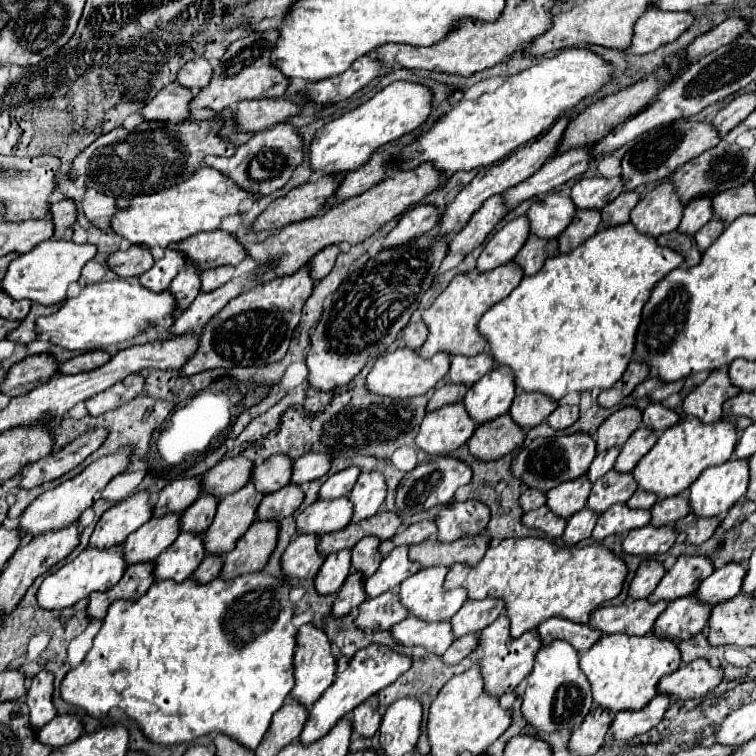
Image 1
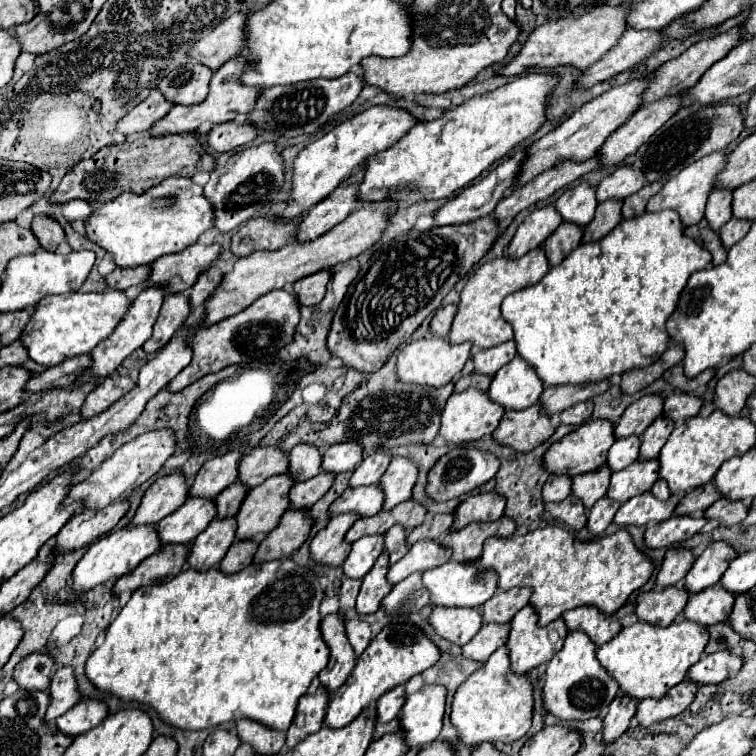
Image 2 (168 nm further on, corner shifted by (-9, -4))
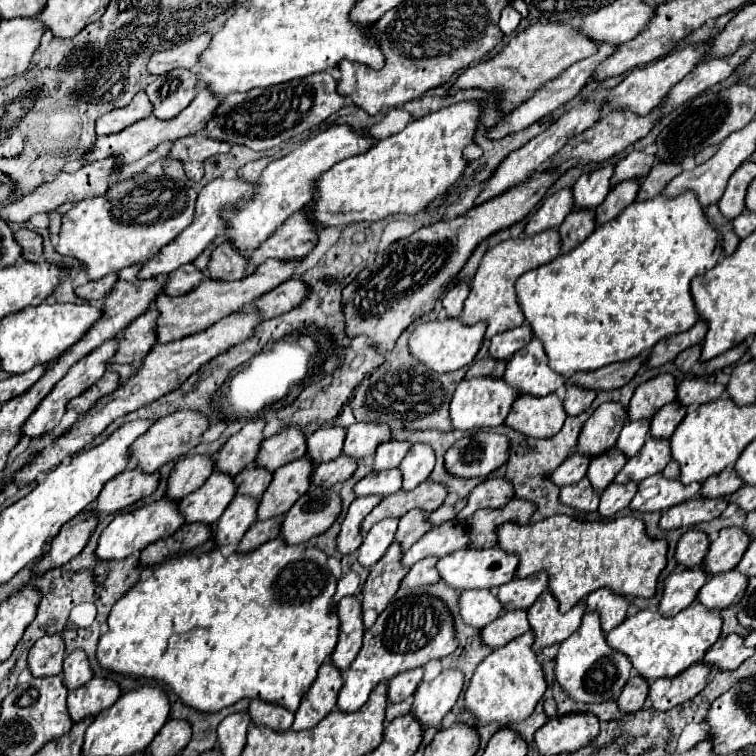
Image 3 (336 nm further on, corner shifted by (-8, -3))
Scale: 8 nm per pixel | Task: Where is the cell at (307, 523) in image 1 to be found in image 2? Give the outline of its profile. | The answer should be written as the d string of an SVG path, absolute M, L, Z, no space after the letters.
M379 484L371 486L359 486L359 488L347 488L333 504L331 514L343 514L343 512L357 512L363 518L373 516L383 508L383 490Z

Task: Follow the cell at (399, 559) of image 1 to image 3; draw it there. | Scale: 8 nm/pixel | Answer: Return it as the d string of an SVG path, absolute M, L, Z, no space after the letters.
M454 521L444 523L442 527L432 527L420 541L416 541L402 557L404 567L412 567L414 563L426 557L446 557L468 545L466 525L458 525Z

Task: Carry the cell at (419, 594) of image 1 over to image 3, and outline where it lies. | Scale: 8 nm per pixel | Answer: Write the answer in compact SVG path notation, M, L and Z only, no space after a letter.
M490 547L490 549L458 549L442 559L438 559L436 569L440 573L440 579L452 587L452 589L460 589L460 591L470 591L470 589L494 589L500 587L502 583L508 583L510 579L514 579L514 571L516 571L518 561L514 559L514 555L506 555L502 553L502 549L498 547Z

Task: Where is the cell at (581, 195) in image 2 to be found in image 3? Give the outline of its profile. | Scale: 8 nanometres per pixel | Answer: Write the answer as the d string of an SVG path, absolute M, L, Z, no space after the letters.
M604 167L592 173L584 173L572 187L574 209L596 209L610 191L612 167Z

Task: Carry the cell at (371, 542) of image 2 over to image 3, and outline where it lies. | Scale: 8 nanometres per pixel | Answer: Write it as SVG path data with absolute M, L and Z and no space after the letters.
M384 519L376 523L364 537L362 545L358 547L358 563L364 567L372 567L394 541L396 527L398 527L398 519Z

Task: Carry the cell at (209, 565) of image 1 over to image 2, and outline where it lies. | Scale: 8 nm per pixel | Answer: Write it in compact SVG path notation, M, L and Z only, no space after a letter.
M235 540L233 546L229 548L229 552L225 554L225 558L219 564L221 572L233 574L233 572L247 568L253 562L257 546L259 546L257 540Z

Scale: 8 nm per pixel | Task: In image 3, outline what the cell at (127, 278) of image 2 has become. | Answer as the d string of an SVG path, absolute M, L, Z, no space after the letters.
M118 273L116 275L106 275L98 281L90 281L82 287L76 287L76 295L86 299L86 301L102 301L112 291L116 281L118 281Z

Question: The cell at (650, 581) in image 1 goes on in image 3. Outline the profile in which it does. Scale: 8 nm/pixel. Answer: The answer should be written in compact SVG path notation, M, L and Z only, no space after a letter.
M690 529L680 537L680 541L676 545L674 559L676 559L680 569L694 569L694 567L702 565L702 559L706 555L706 551L708 551L706 533Z

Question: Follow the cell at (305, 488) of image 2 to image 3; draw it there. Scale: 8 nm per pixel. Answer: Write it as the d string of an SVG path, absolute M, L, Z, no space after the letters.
M340 455L340 457L334 459L334 461L320 463L320 465L314 469L314 473L312 473L310 485L330 489L330 487L346 481L354 471L356 471L356 461L350 459L350 457L346 457L346 455Z

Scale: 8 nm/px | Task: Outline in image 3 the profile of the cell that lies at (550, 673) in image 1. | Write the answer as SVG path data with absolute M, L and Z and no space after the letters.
M588 613L584 615L578 631L560 643L558 657L554 661L554 677L570 699L578 703L604 703L620 695L624 683L630 677L630 661L618 655L618 651L610 649L600 629L598 615Z

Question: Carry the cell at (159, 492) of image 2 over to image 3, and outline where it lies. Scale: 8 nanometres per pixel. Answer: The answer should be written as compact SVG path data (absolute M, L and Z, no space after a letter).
M194 455L180 459L168 477L168 487L164 497L174 503L182 501L182 497L190 495L192 491L198 491L202 483L212 475L212 471L214 471L212 457Z

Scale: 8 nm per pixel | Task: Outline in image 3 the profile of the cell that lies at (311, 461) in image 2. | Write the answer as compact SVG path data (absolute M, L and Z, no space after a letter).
M340 427L318 429L306 441L306 457L312 461L312 465L320 465L336 459L342 453L344 435L346 433Z

